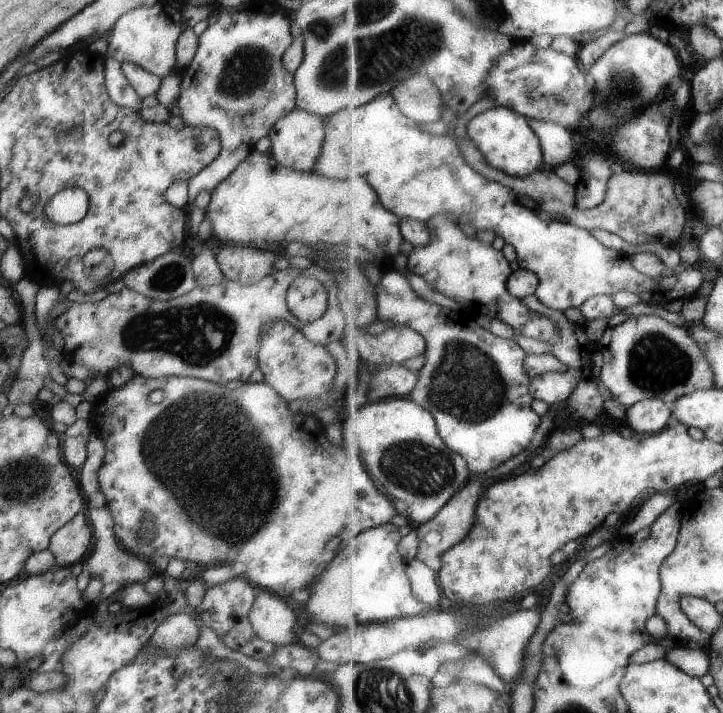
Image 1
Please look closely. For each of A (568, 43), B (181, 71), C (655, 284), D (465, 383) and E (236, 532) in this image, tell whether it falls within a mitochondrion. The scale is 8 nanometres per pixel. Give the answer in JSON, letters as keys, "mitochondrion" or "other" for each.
{"A":"other","B":"other","C":"other","D":"mitochondrion","E":"mitochondrion"}

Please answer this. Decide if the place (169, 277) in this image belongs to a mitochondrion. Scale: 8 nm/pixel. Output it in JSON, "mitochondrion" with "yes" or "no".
{"mitochondrion":"yes"}

